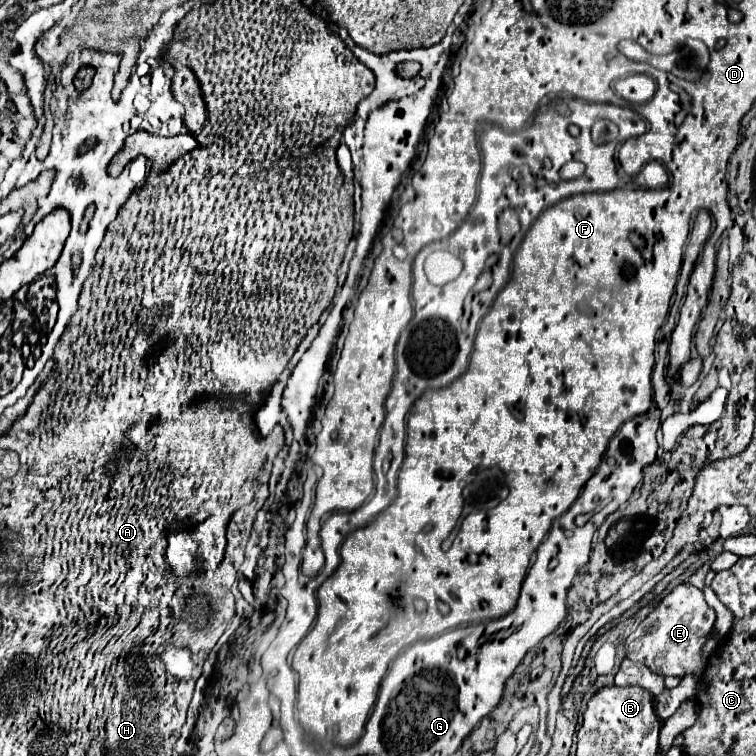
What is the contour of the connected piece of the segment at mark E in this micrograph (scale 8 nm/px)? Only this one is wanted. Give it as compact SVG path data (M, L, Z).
M681 584L665 596L643 620L643 624L625 640L627 658L645 664L655 674L683 678L701 668L703 662L699 662L699 654L703 648L703 638L707 638L713 626L715 610L705 602L703 592L691 584Z

